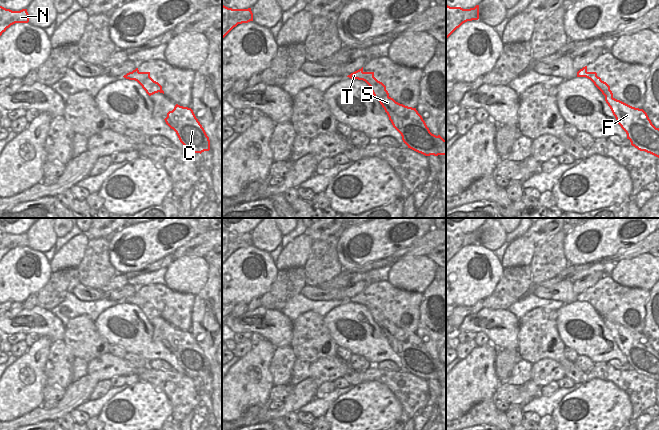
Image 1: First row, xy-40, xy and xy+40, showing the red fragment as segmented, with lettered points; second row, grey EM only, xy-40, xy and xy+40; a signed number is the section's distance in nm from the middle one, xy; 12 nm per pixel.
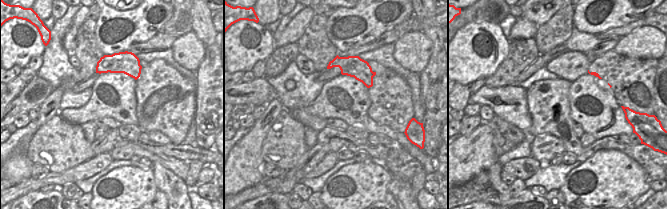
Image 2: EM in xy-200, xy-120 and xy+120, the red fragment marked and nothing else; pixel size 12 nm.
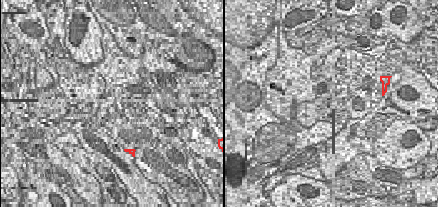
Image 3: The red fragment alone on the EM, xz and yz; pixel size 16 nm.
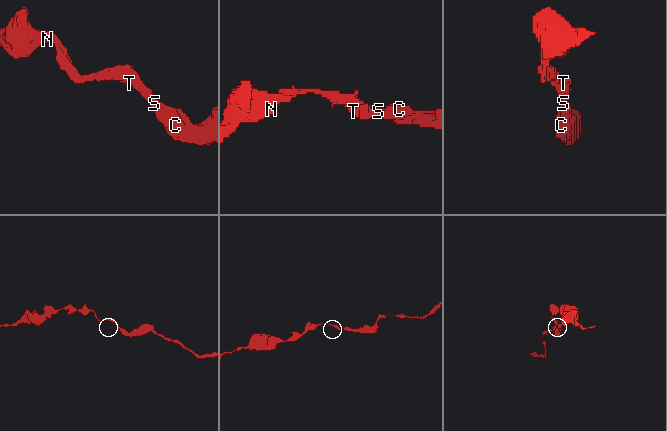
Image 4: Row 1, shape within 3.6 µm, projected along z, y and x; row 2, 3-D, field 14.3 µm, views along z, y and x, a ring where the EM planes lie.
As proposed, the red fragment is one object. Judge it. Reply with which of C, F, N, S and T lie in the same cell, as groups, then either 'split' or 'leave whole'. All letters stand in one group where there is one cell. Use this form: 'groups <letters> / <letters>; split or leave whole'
groups C F N S T; leave whole

